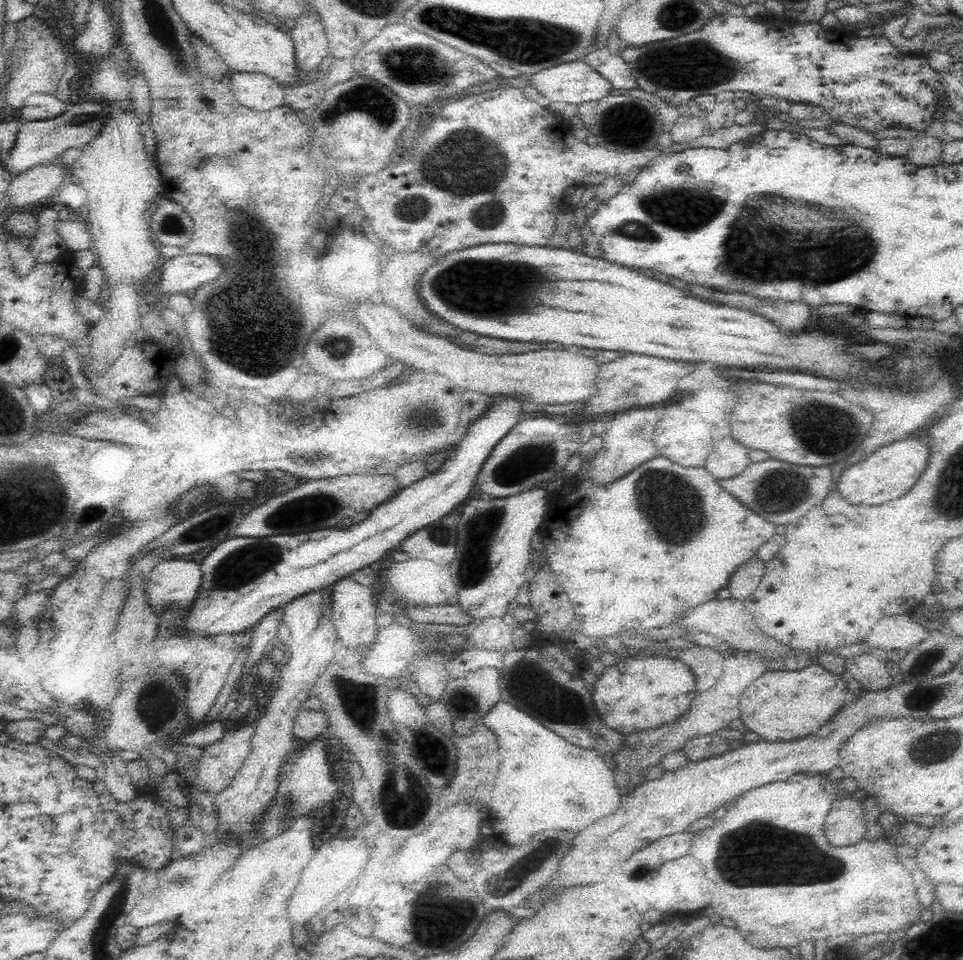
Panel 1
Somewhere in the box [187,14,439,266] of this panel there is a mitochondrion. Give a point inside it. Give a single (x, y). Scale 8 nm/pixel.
(361, 96)

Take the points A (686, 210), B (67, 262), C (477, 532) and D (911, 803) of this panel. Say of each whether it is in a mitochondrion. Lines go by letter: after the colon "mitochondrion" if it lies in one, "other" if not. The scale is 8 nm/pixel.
A: mitochondrion
B: other
C: mitochondrion
D: other

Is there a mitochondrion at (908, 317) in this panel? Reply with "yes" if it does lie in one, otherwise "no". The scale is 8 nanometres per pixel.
no

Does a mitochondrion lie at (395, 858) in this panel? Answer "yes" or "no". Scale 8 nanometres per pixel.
no

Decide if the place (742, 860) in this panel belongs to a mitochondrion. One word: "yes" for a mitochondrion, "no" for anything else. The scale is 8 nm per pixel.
yes

